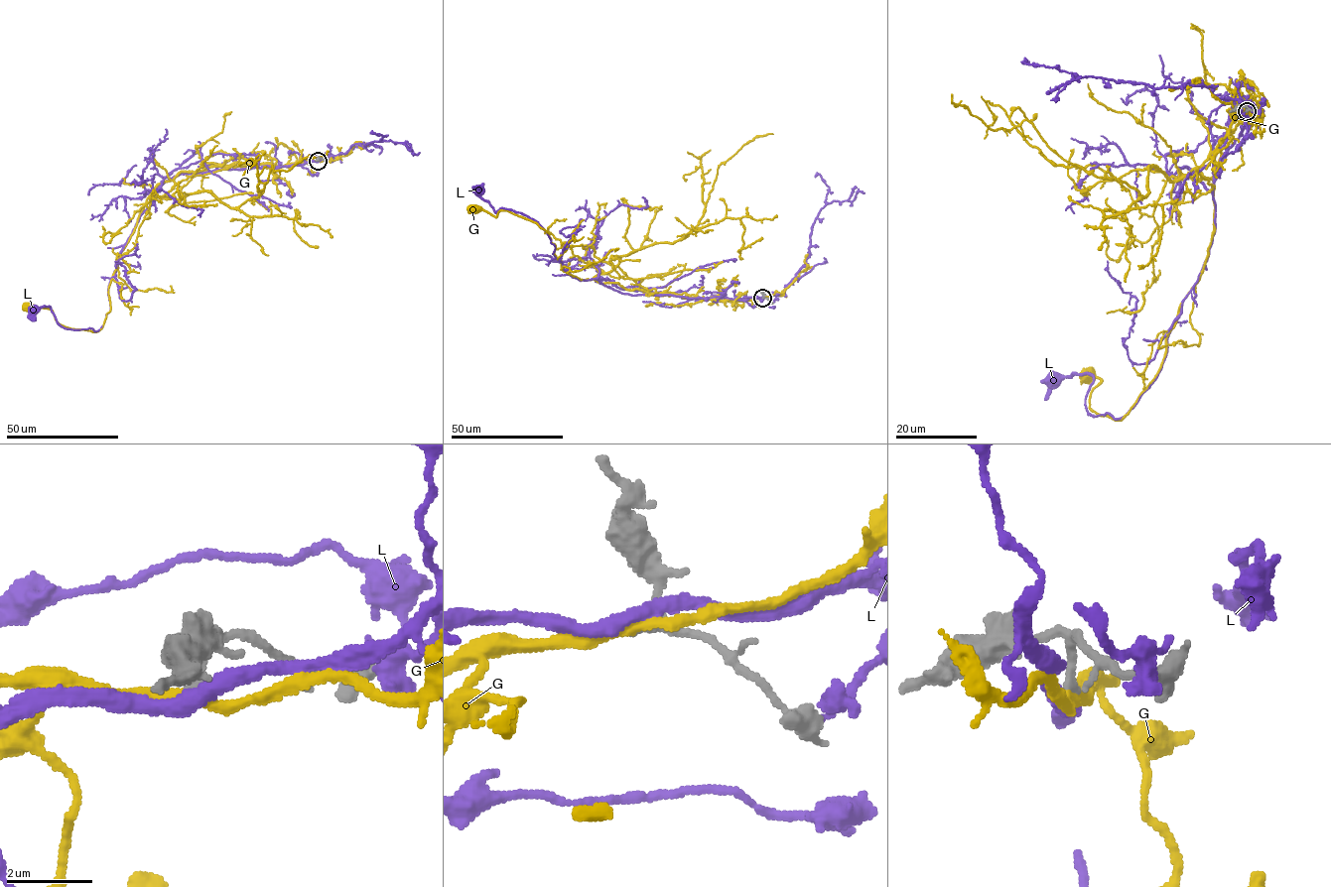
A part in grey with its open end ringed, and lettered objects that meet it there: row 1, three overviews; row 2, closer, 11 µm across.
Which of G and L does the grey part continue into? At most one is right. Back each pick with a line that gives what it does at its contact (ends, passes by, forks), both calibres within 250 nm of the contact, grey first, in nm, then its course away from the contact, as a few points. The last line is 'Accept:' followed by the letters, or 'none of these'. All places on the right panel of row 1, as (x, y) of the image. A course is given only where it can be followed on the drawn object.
G: It passes by. Thickness 220 nm (grey) against 260 nm. Its course: (1246, 111), (1252, 120), (1221, 144), (1208, 254), (1154, 379), (1115, 420), (1090, 407), (1101, 379), (1084, 373)
Accept: G

